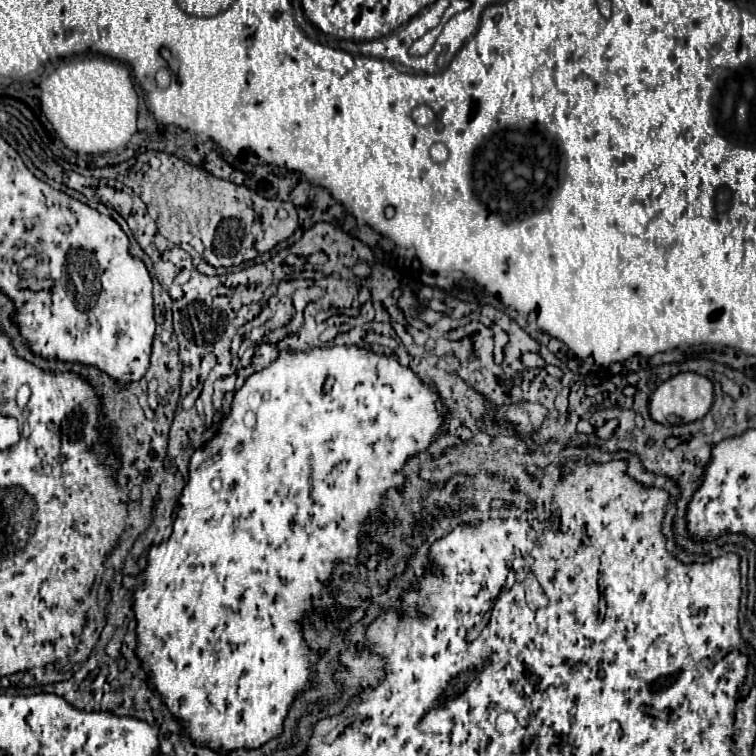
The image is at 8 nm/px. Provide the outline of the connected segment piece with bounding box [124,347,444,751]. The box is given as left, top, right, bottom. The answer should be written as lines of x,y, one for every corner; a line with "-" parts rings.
322,347
322,349
310,349
310,351
304,351
304,353
288,353
288,351
282,351
280,357
266,369
262,369
260,373
254,373
252,377
248,377
248,381
244,383
244,387
236,393
234,397
234,403
232,403
232,413
230,417
226,417
218,429
218,435
214,437
214,441
208,443
208,447
204,449
198,449
192,459
190,459
190,479
182,491
182,497
180,497
180,503
178,503
178,509
176,509
176,519
174,519
174,531
170,535
170,539
162,545
154,545
148,553
148,567
144,571
144,575
140,577
124,577
124,587
132,589
134,591
134,613
136,613
136,621
138,621
138,647
136,647
136,653
140,657
140,661
144,663
144,669
150,673
150,685
162,695
162,701
168,705
168,709
180,719
180,723
184,725
184,731
188,733
188,737
196,743
196,745
206,745
210,749
218,749
218,751
232,751
232,749
238,749
238,747
246,747
246,749
256,749
260,747
262,743
270,741
272,737
276,737
280,731
282,731
282,723
284,723
284,717
288,715
288,709
290,709
290,703
292,699
296,697
298,691
306,689
308,687
308,673
310,673
310,667
312,663
316,661
316,655
310,653
310,649
306,647
306,643
302,641
302,635
300,635
300,619
304,617
304,613
312,607
318,607
322,605
326,609
326,613
336,613
338,617
342,615
342,609
334,609
334,599
330,597
328,593
328,587
324,585
328,579
330,579
330,573
332,573
332,567
334,567
334,561
356,561
358,559
358,553
360,553
360,529
362,529
362,523
368,519
368,517
380,517
380,497
382,493
388,489
388,487
400,487
404,483
403,469
406,465
406,461
410,458
410,455
418,455
420,451
426,451
428,443
434,441
436,433
440,431
442,427
442,419
444,415
440,411
436,411
436,391
430,389
428,385
422,385
422,381
418,379
418,375
406,367
402,367
394,355
372,355
370,351
366,349
360,349
360,347

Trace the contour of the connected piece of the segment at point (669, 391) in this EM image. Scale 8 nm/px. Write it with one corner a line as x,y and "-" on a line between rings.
678,373
672,379
658,385
658,389
652,393
650,399
650,415
654,421
662,425
684,425
702,419
714,403
714,383
708,377
702,377
698,373

